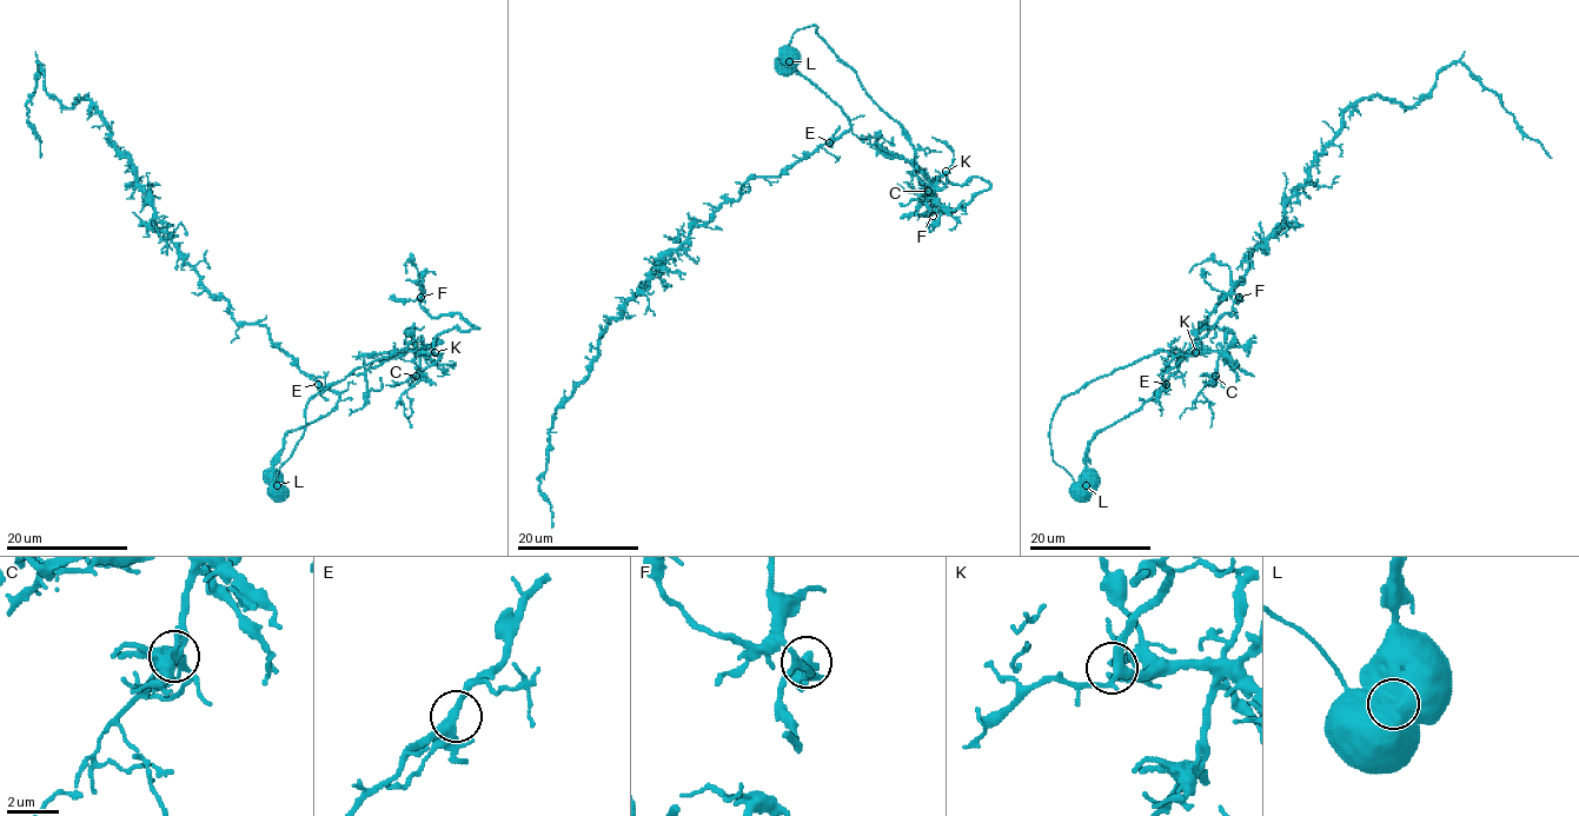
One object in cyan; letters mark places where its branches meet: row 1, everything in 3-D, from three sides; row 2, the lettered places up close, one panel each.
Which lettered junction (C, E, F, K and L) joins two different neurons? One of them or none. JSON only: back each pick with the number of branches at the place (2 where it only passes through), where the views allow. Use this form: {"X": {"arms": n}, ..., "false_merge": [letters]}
{"L": {"arms": 1}, "false_merge": ["L"]}

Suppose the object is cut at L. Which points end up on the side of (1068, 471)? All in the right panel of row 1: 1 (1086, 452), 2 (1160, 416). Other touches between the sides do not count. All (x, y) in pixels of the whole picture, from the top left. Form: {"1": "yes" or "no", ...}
{"1": "no", "2": "yes"}

